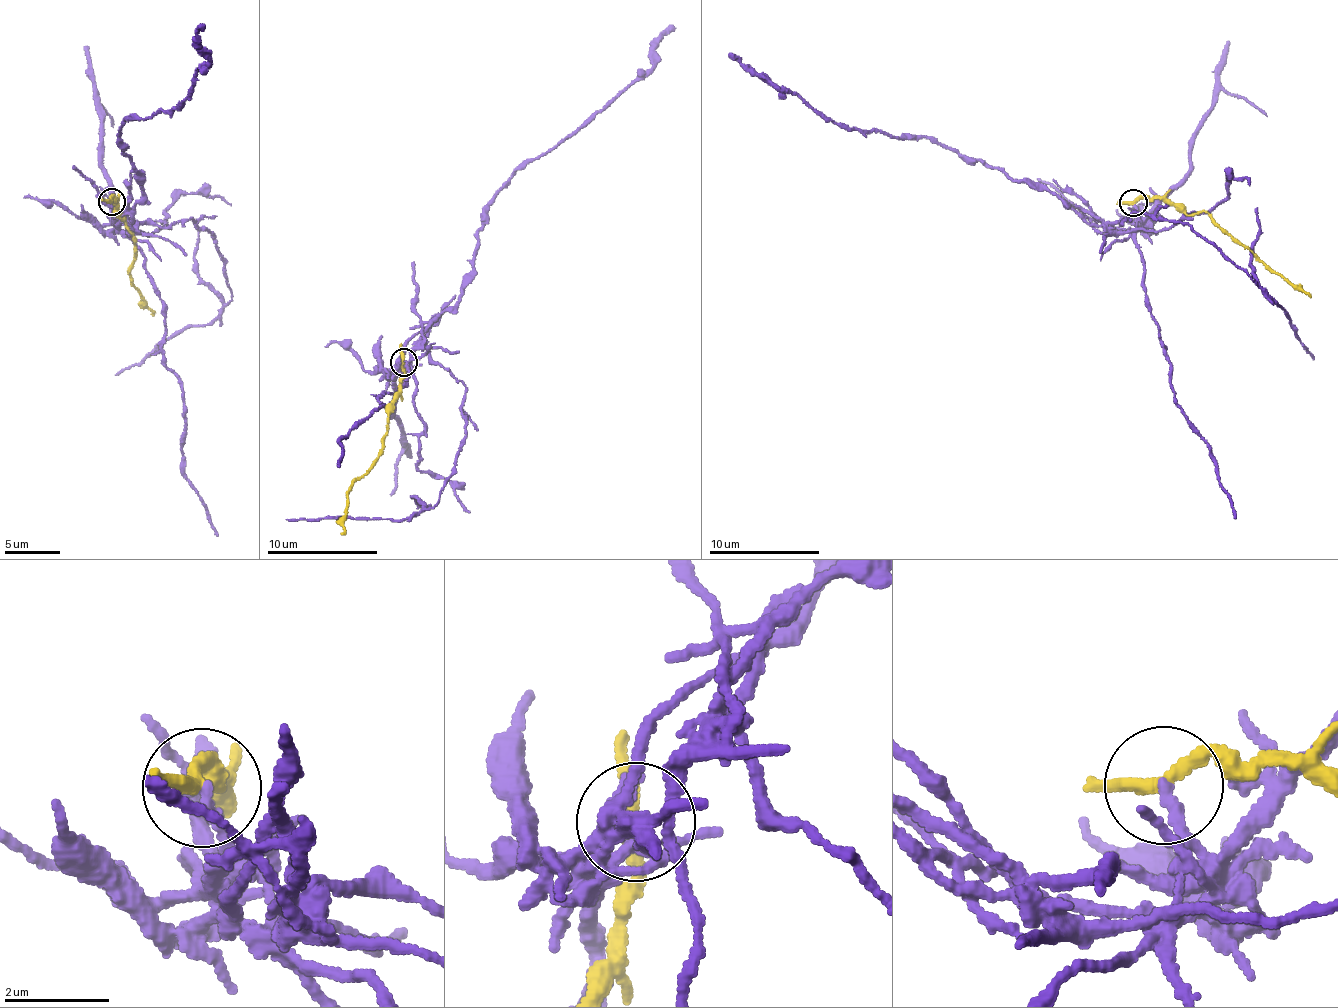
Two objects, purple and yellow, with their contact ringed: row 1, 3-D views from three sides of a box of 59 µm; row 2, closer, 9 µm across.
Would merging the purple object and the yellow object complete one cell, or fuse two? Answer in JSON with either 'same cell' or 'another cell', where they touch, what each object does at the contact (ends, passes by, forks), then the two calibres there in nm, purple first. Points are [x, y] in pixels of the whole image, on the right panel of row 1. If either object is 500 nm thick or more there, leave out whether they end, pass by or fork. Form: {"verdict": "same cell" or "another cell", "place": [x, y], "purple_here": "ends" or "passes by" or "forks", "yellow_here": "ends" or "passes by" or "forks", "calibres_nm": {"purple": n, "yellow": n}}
{"verdict": "another cell", "place": [1133, 203], "purple_here": "ends", "yellow_here": "passes by", "calibres_nm": {"purple": 240, "yellow": 240}}

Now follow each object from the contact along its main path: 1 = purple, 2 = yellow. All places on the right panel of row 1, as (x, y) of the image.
1: (1134, 203), (1138, 219), (1118, 228), (923, 136), (842, 128), (729, 52)
2: (1134, 203), (1141, 198), (1164, 197), (1187, 214), (1203, 210), (1311, 296)

